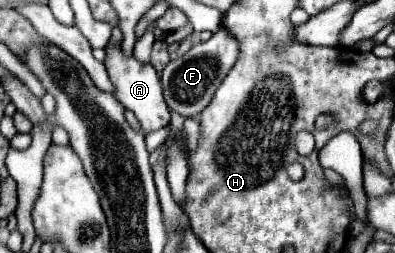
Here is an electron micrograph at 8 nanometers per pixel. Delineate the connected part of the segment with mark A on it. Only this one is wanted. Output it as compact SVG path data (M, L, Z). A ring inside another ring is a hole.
M116 47L116 49L108 49L106 69L108 69L108 77L110 77L110 81L116 89L116 99L124 105L124 109L128 109L136 115L136 119L142 125L144 135L148 135L152 131L158 131L158 129L162 129L170 123L170 111L168 111L168 105L162 97L160 79L158 79L156 71L150 63L146 65L146 63L136 61L134 57L124 57L120 47Z

